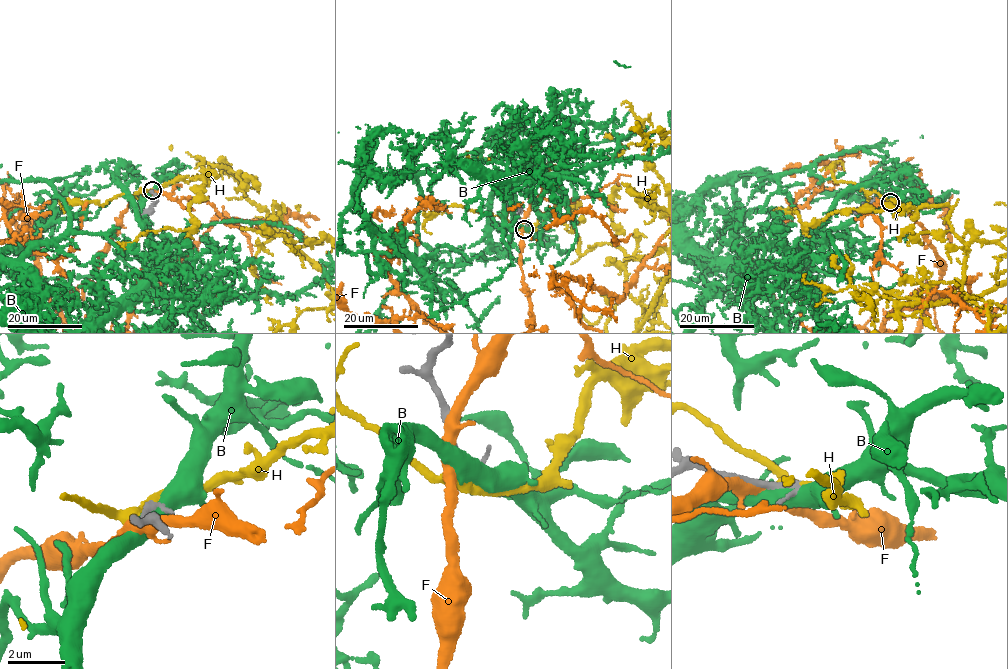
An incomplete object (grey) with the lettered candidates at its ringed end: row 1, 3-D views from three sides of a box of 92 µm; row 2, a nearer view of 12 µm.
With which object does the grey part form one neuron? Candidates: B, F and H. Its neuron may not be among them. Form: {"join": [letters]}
{"join": ["H"]}

